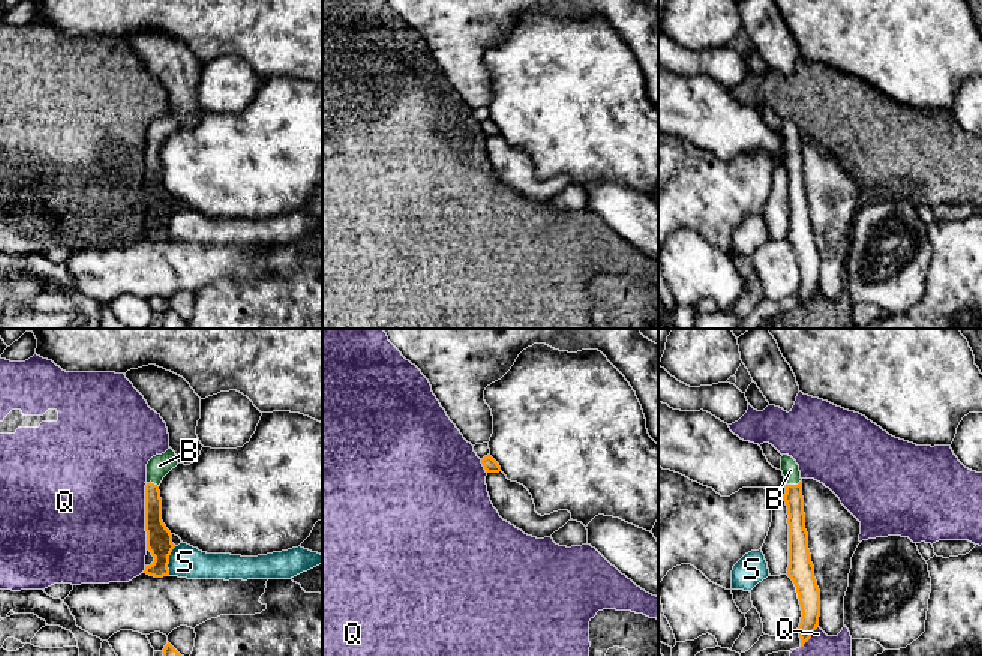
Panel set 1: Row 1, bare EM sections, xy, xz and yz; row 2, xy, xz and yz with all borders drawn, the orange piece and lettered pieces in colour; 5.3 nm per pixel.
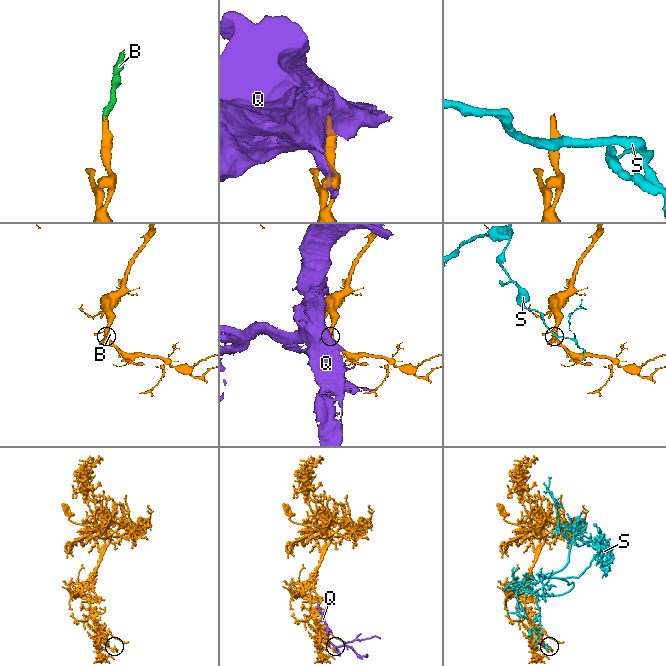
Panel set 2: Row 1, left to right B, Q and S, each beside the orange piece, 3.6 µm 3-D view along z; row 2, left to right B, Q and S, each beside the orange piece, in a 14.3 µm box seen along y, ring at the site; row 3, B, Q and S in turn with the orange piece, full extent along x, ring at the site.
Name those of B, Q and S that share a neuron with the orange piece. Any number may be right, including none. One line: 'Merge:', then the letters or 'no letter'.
Merge: B

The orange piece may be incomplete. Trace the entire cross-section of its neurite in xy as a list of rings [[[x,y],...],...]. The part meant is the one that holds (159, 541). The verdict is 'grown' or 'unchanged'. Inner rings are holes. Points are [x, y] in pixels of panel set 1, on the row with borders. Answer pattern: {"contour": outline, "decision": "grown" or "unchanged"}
{"contour": [[[169,447],[165,453],[153,456],[147,464],[145,485],[145,531],[147,548],[154,557],[150,566],[145,566],[144,573],[163,578],[169,576],[169,555],[175,545],[172,534],[162,521],[162,498],[159,486],[163,477],[178,465],[175,452]]], "decision": "grown"}

